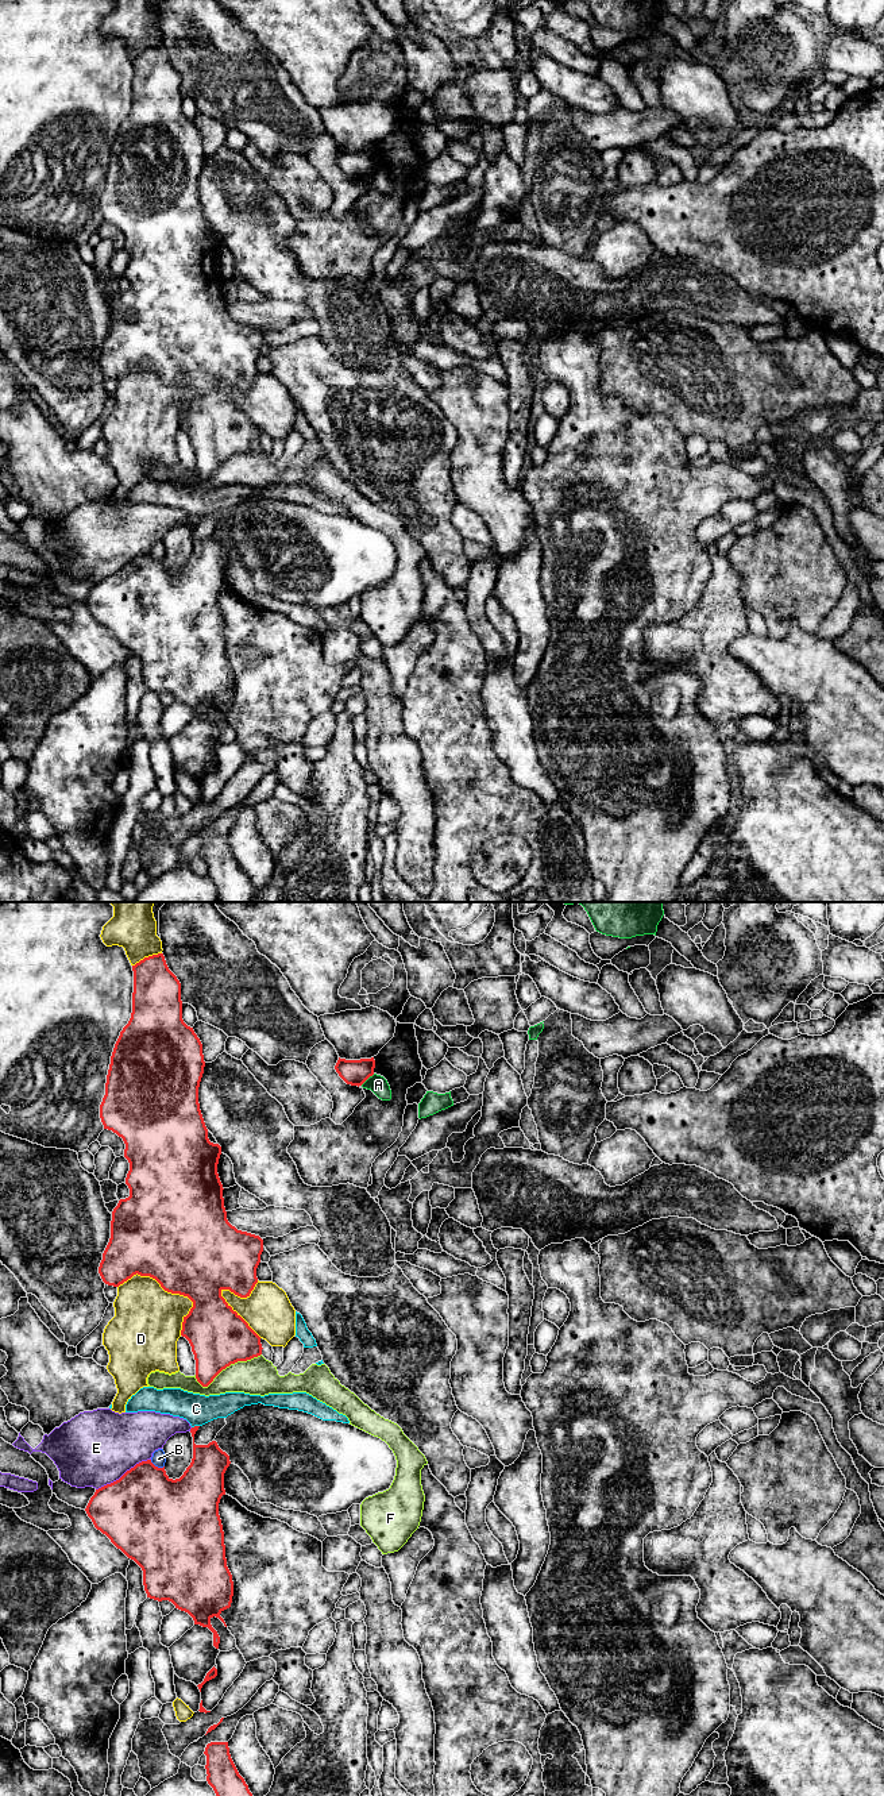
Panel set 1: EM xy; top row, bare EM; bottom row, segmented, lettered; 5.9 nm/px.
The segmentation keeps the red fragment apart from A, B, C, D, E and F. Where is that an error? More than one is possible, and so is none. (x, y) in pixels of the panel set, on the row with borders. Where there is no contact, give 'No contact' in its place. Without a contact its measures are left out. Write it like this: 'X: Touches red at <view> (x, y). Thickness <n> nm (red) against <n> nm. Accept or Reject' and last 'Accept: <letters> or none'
A: Touches red at xy (367, 1078). Thickness 160 nm (red) against 110 nm. Reject
B: Touches red at xy (157, 1467). Thickness 440 nm (red) against 90 nm. Reject
C: Touches red at xy (195, 1426). Thickness 220 nm (red) against 180 nm. Reject
D: Touches red at xy (172, 1292). Thickness 480 nm (red) against 400 nm. Reject
E: Touches red at xy (124, 1473). Thickness 480 nm (red) against 460 nm. Reject
F: Touches red at xy (227, 1365). Thickness 360 nm (red) against 220 nm. Reject
Accept: none

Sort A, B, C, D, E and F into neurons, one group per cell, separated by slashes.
A / B / C / D / E / F

